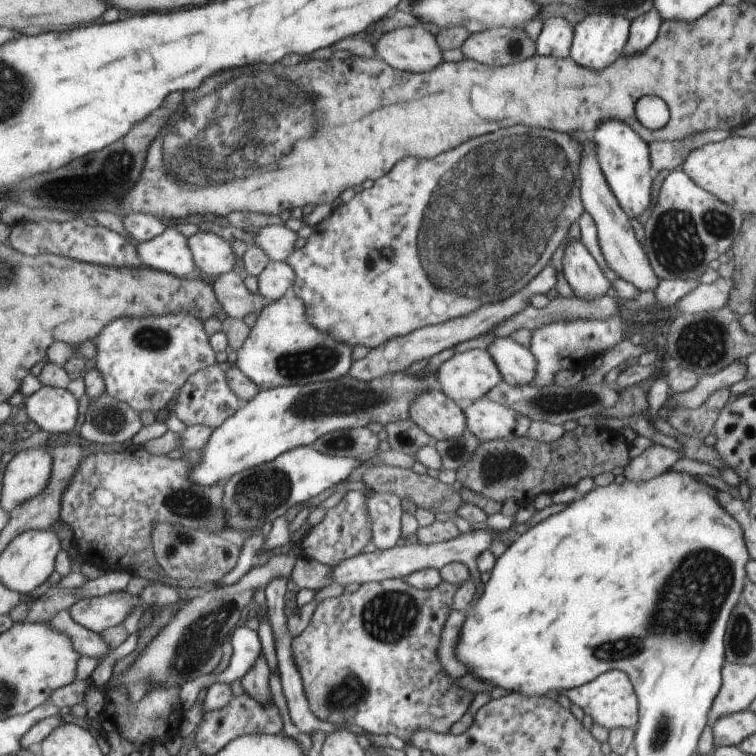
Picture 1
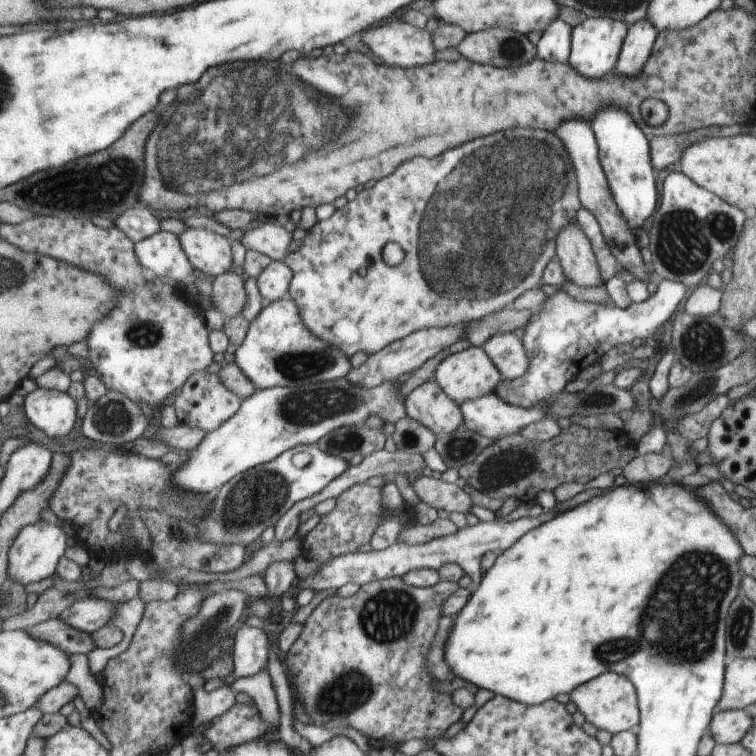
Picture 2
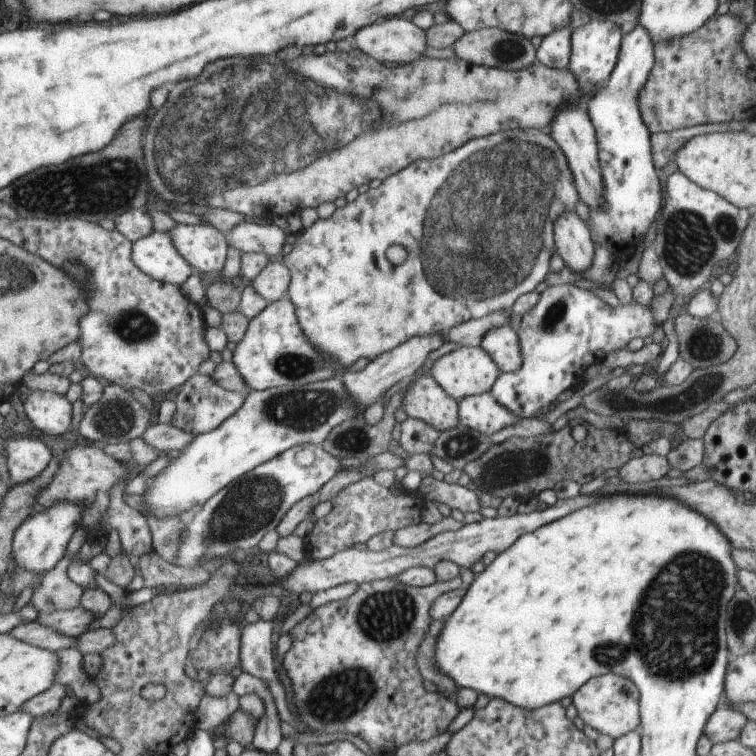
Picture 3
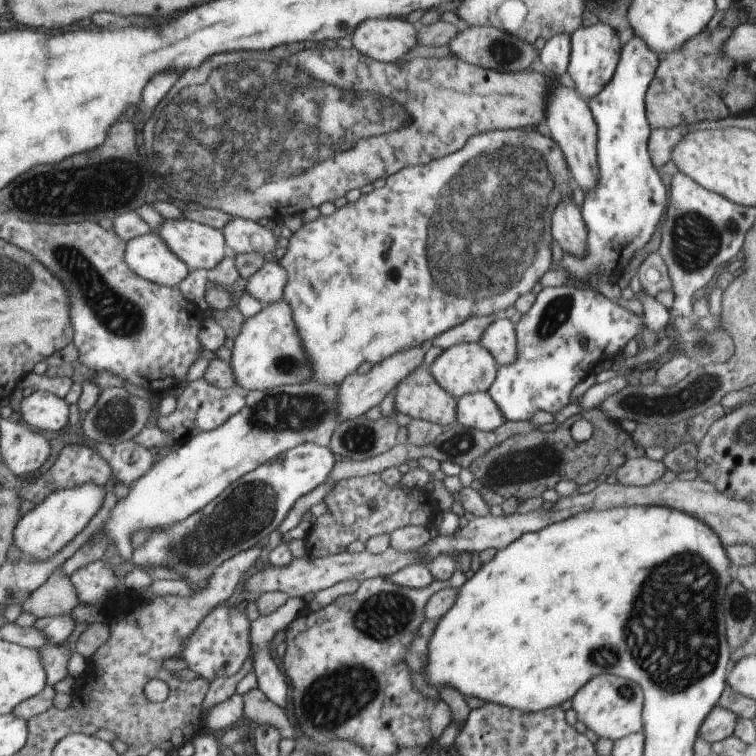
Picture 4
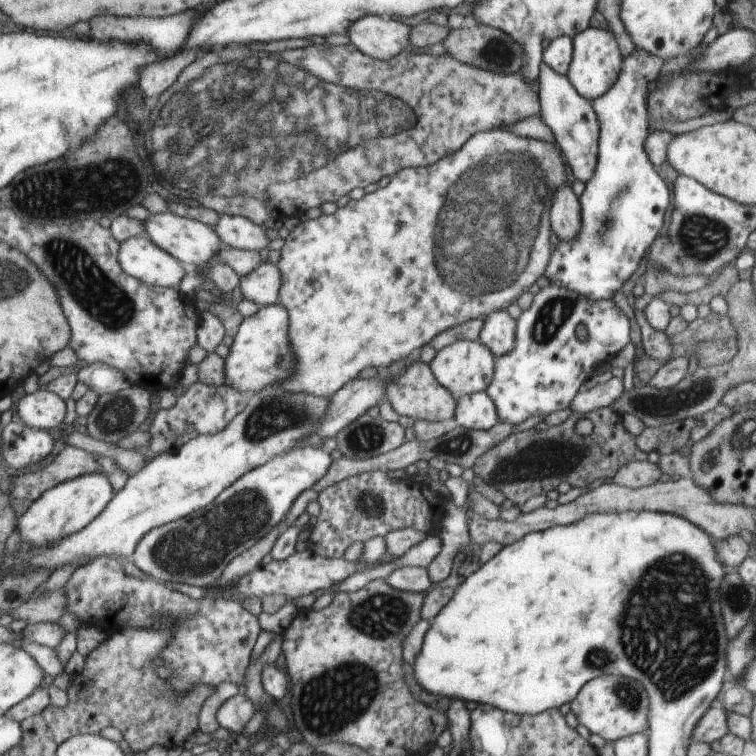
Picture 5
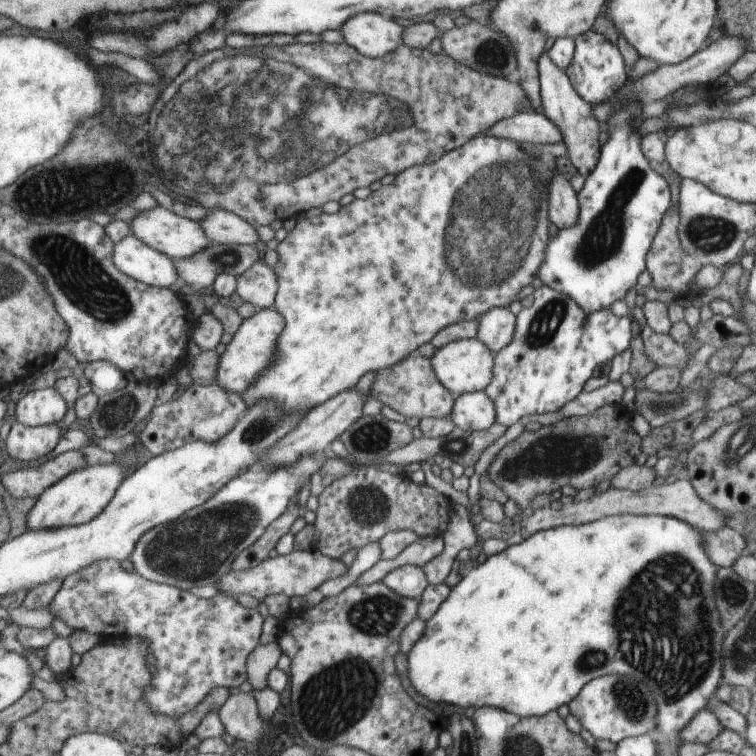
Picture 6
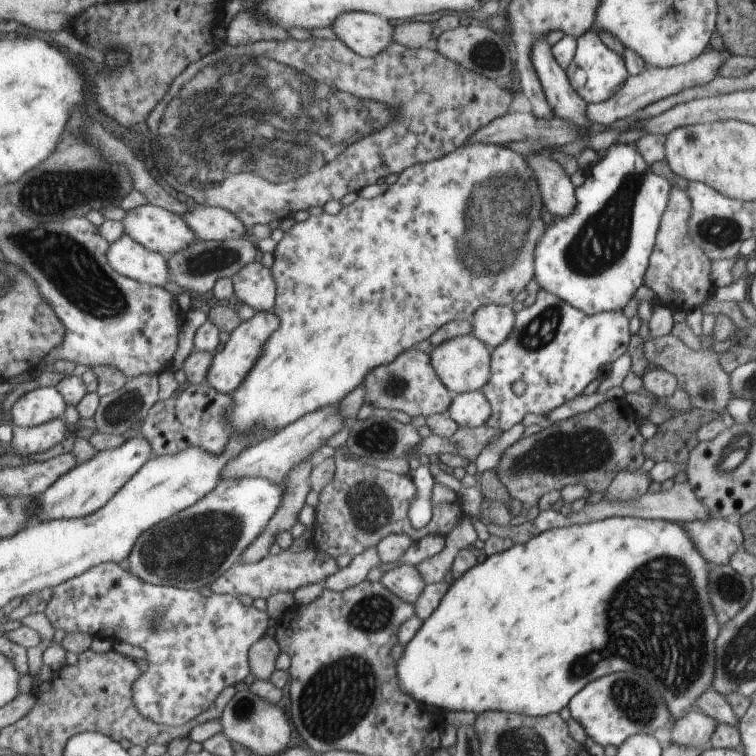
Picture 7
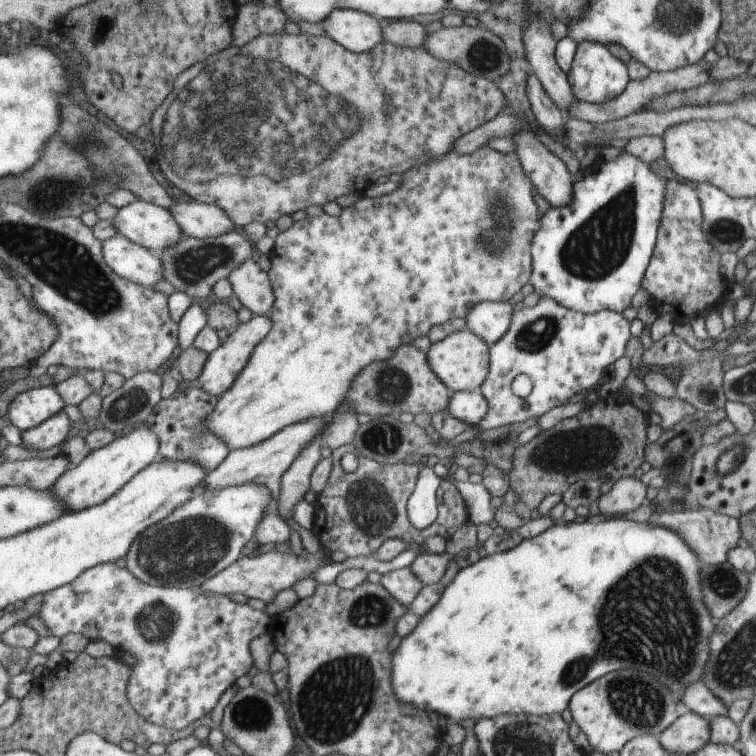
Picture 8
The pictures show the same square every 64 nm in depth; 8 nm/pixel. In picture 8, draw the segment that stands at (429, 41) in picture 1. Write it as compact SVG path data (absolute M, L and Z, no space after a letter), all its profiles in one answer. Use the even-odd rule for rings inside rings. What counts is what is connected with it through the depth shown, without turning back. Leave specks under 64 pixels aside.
M335 9L321 23L325 34L354 53L365 53L381 42L381 26L377 17L353 9Z

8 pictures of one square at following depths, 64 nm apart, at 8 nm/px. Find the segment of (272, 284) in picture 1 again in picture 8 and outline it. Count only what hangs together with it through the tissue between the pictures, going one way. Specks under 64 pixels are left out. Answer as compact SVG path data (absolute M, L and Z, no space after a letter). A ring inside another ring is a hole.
M252 259L242 262L227 278L237 300L253 315L269 314L274 305L270 280Z

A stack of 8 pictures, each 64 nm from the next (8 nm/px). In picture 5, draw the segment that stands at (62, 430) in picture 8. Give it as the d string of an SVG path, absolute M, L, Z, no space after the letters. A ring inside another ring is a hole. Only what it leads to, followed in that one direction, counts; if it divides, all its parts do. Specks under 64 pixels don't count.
M21 420L11 422L3 430L1 454L7 466L23 470L39 464L53 452L54 438L52 432L30 427Z

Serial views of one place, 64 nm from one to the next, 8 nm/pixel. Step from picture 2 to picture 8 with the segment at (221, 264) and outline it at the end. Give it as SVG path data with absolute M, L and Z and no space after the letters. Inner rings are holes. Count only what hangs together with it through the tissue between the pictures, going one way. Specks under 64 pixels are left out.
M139 200L129 206L118 209L113 218L118 234L123 233L128 239L147 247L150 251L159 254L163 249L169 249L184 236L175 219L168 210L155 206L154 203Z

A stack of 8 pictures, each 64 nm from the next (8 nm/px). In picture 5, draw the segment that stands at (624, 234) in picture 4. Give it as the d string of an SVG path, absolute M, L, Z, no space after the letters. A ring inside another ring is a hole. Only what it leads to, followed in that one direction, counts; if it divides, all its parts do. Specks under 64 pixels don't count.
M634 46L632 51L623 57L617 81L601 97L594 98L592 102L598 125L601 127L597 148L597 168L594 170L591 182L584 184L584 190L578 196L581 225L579 234L569 243L565 241L553 243L555 250L544 274L549 278L551 285L572 290L591 300L611 301L611 292L619 290L621 284L629 278L629 274L635 270L637 262L641 260L641 254L653 242L655 234L663 224L663 214L669 206L669 190L653 170L652 164L649 164L644 146L647 136L647 114L643 106L647 84L657 78L658 70L662 68L662 61L661 58Z

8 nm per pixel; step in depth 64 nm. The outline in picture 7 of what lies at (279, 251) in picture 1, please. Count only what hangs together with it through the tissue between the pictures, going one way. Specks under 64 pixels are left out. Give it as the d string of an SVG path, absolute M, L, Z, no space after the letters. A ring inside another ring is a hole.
M221 207L190 209L185 215L179 215L193 231L196 240L224 241L241 239L247 235L246 226L228 210Z

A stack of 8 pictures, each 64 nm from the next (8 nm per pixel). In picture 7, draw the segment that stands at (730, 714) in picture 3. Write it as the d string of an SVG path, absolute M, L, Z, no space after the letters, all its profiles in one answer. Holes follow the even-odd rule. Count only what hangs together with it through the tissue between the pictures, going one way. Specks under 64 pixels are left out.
M693 710L673 722L669 732L670 743L684 747L702 747L709 745L717 723L703 711Z

